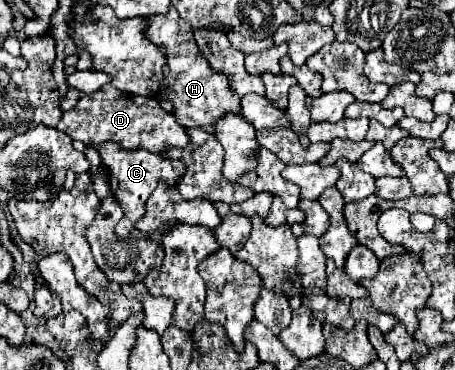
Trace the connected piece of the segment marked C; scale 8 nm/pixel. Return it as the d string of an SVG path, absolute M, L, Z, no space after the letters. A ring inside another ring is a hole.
M103 143L99 147L95 147L101 155L101 163L109 173L109 187L115 195L115 199L119 201L121 209L123 209L123 219L117 223L115 235L121 239L131 237L141 237L141 233L135 229L135 223L143 217L145 213L145 201L149 199L149 195L153 193L153 189L157 187L159 179L167 179L169 185L177 185L177 181L183 177L183 163L179 161L171 161L171 159L163 159L161 155L137 149L137 151L123 151L117 143Z

